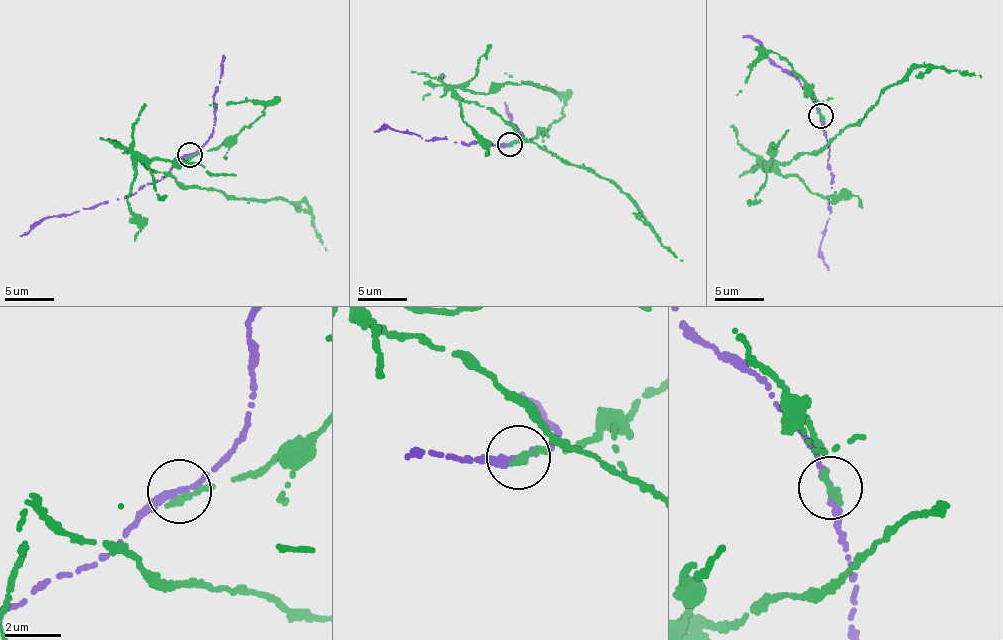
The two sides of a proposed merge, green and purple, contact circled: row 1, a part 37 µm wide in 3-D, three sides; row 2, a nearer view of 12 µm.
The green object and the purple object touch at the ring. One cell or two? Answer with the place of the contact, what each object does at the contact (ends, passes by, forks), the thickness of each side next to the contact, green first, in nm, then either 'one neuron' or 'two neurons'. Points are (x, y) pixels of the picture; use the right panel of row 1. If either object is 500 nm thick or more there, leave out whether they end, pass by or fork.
place (820, 116); green ends; purple passes by; calibres 320 and 240 nm; two neurons

